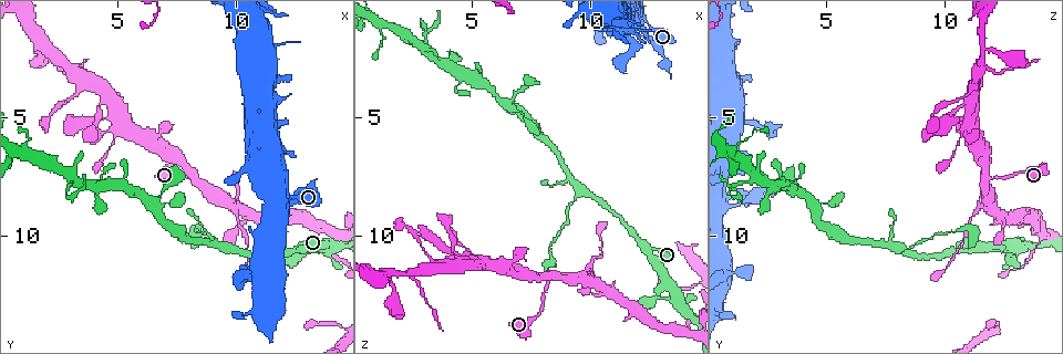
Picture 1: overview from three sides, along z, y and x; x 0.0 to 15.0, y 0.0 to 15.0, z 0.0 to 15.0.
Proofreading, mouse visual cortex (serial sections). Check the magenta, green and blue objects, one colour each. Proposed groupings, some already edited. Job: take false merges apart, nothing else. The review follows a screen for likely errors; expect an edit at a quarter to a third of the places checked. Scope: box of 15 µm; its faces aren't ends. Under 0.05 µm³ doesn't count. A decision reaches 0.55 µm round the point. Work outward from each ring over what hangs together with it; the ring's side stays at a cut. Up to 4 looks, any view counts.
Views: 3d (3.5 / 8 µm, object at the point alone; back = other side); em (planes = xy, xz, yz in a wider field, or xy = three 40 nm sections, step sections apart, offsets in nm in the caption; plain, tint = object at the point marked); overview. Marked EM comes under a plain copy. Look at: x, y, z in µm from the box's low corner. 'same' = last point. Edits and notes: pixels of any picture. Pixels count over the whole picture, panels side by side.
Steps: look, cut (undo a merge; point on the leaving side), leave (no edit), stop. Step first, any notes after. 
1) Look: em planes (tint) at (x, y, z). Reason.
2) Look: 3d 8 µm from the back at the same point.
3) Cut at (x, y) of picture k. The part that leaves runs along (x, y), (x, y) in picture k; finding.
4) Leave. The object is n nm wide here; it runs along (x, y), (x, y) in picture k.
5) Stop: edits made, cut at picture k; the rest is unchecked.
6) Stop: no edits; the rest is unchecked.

Look: 3d 3.5 µm from the back at (12.2, 10.6, 10.4). Arms run side by side.

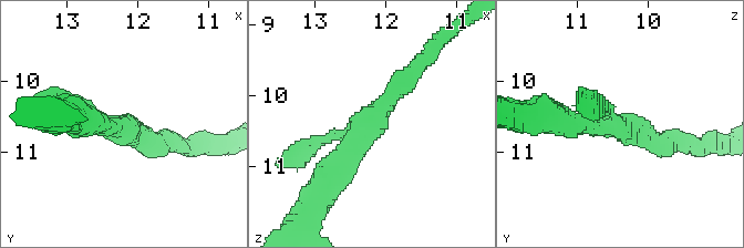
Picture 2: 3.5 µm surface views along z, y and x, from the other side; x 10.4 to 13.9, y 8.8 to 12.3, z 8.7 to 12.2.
Look: em xy step 5 (tint) at (12.30, 10.70, 10.35). 3 arms meet here; the arms are 150, 300, 300 nm wide; need the tissue.

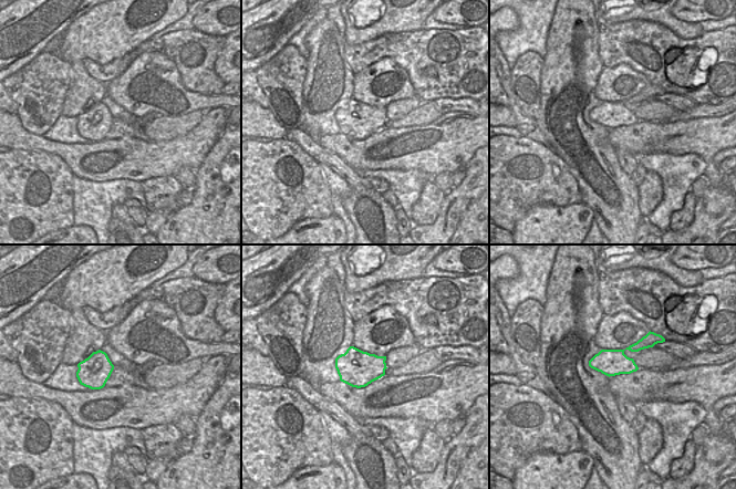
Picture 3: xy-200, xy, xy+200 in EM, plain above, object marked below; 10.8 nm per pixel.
Leave. It runs along (306, 151), (363, 125), (414, 69) in picture 2; continuous, no second cell.

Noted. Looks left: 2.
Look: 3d 3.5 µm at (9.9, 8.7, 11.8). Three-way junction.

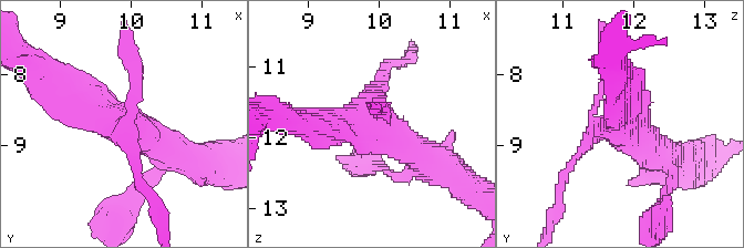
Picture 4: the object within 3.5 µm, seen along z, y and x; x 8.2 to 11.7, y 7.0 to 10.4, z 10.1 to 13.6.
Look: em xy step 3 (tint) at (9.85, 8.70, 11.80).

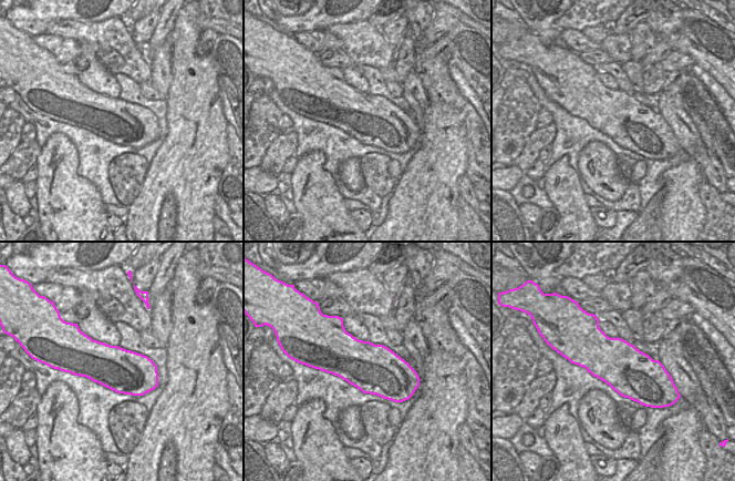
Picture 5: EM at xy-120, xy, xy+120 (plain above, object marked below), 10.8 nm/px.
Leave. It runs along (60, 80), (91, 111), (178, 155) in picture 4; one cell here.

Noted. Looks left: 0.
Stop: no edits; the rest is unchecked.

